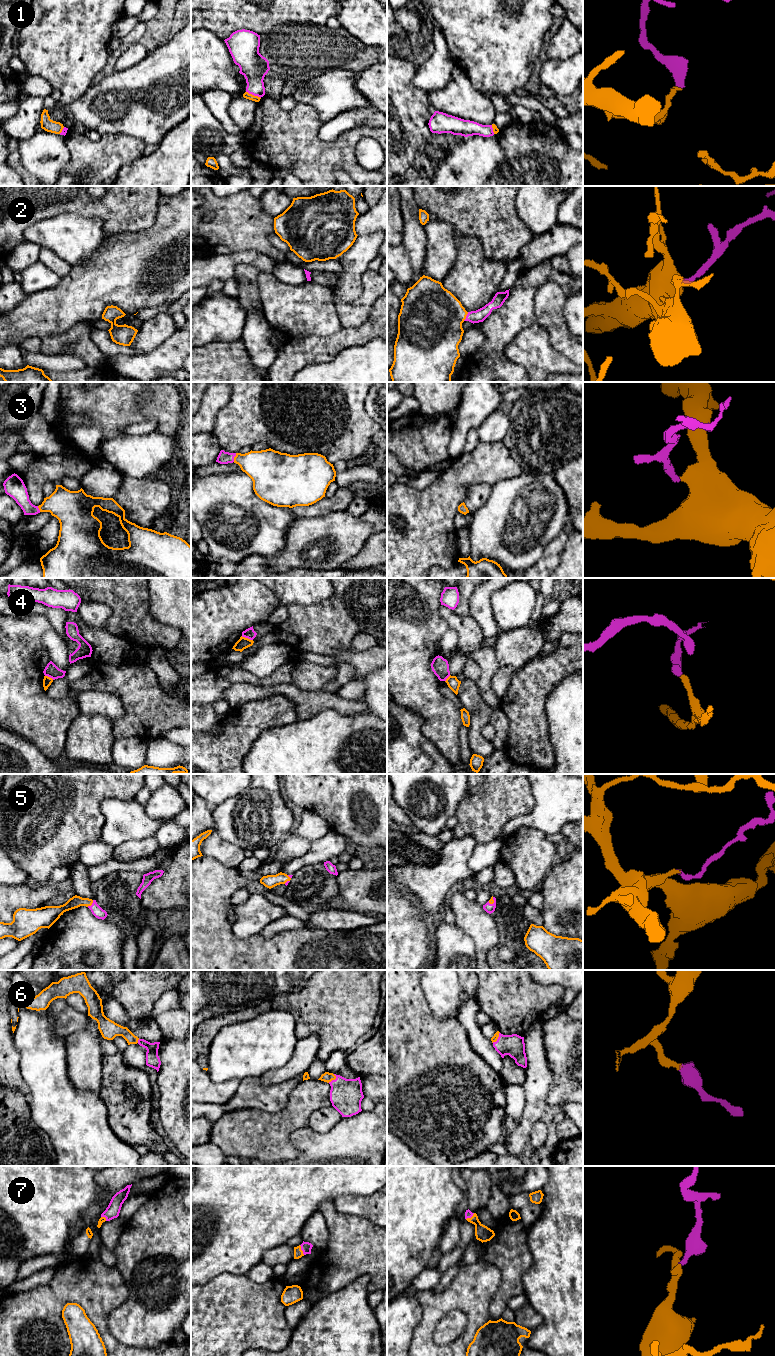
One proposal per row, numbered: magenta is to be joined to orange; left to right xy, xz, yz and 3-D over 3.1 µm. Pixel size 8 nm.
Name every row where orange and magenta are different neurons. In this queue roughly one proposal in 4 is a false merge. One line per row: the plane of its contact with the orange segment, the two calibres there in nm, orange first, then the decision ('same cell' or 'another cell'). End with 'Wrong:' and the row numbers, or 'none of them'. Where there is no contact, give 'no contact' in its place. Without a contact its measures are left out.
1: meets orange in xz; 50 nm thick on the orange side, 220 nm on the other; same cell
2: meets orange in yz; 440 nm thick on the orange side, 100 nm on the other; same cell
3: meets orange in xz; 280 nm thick on the orange side, 100 nm on the other; same cell
4: meets orange in xz; 90 nm thick on the orange side, 90 nm on the other; another cell
5: meets orange in xy; 100 nm thick on the orange side, 90 nm on the other; same cell
6: meets orange in xz; 80 nm thick on the orange side, 260 nm on the other; same cell
7: meets orange in xz; 80 nm thick on the orange side, 90 nm on the other; same cell
Wrong: 4

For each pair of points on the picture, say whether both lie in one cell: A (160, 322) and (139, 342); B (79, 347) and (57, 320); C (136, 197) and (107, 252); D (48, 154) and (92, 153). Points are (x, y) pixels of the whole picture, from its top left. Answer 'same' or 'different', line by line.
A: same
B: different
C: different
D: different

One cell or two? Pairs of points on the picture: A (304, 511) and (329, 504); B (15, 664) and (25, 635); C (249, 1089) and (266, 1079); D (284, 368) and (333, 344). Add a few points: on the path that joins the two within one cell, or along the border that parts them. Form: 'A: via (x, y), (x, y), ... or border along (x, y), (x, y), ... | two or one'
A: via (310, 511), (323, 506) | one
B: via (15, 657), (15, 645), (18, 642) | one
C: border along (260, 1077), (264, 1086), (285, 1081) | two
D: via (296, 356), (300, 352), (309, 349), (321, 349) | one

